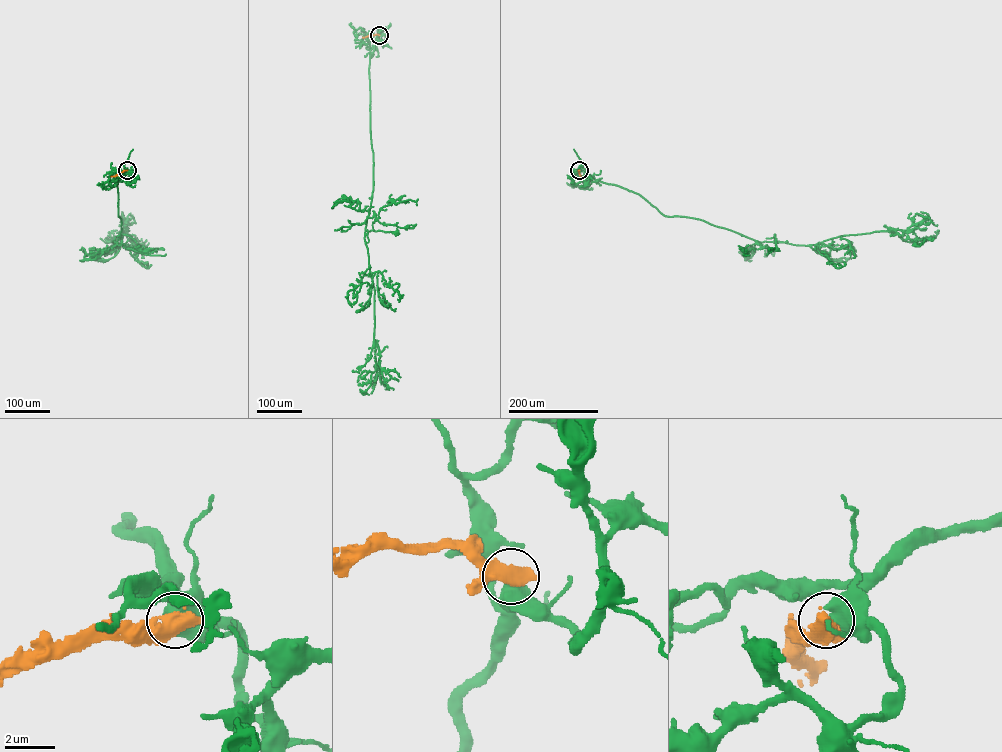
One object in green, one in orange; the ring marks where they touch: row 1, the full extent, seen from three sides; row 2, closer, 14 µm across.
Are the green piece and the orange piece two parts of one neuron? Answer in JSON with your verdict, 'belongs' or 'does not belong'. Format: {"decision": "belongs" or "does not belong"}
{"decision": "does not belong"}

